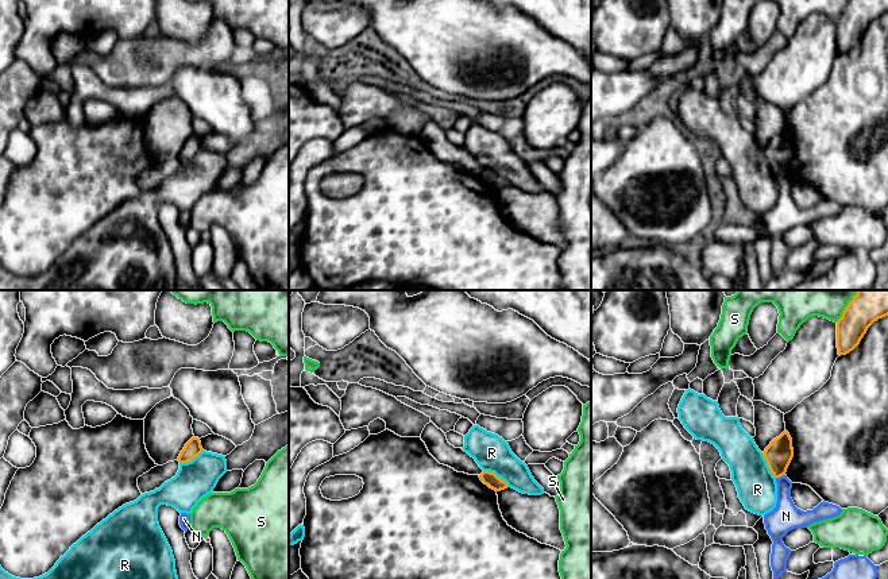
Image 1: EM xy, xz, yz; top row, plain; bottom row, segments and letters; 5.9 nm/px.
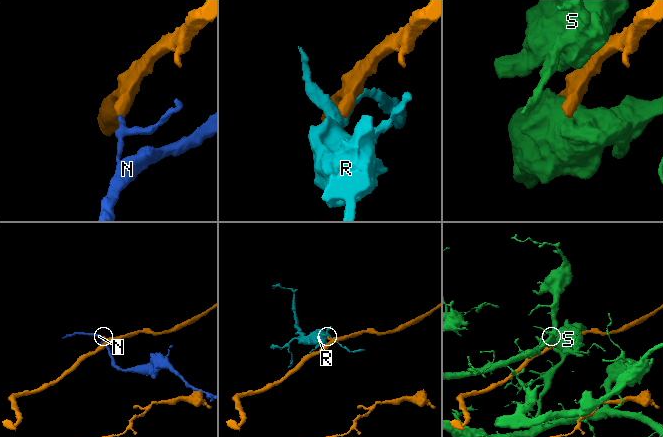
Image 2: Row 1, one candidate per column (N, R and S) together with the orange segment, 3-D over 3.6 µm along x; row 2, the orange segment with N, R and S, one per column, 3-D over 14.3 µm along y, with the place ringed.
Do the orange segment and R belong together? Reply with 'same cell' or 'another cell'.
another cell

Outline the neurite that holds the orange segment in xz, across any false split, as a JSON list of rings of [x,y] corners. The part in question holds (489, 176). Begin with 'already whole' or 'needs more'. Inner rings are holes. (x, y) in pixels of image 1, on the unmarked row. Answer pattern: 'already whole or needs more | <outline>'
already whole | [[[483,169],[479,174],[484,182],[495,189],[501,189],[509,185],[507,181],[498,175],[494,170]]]

